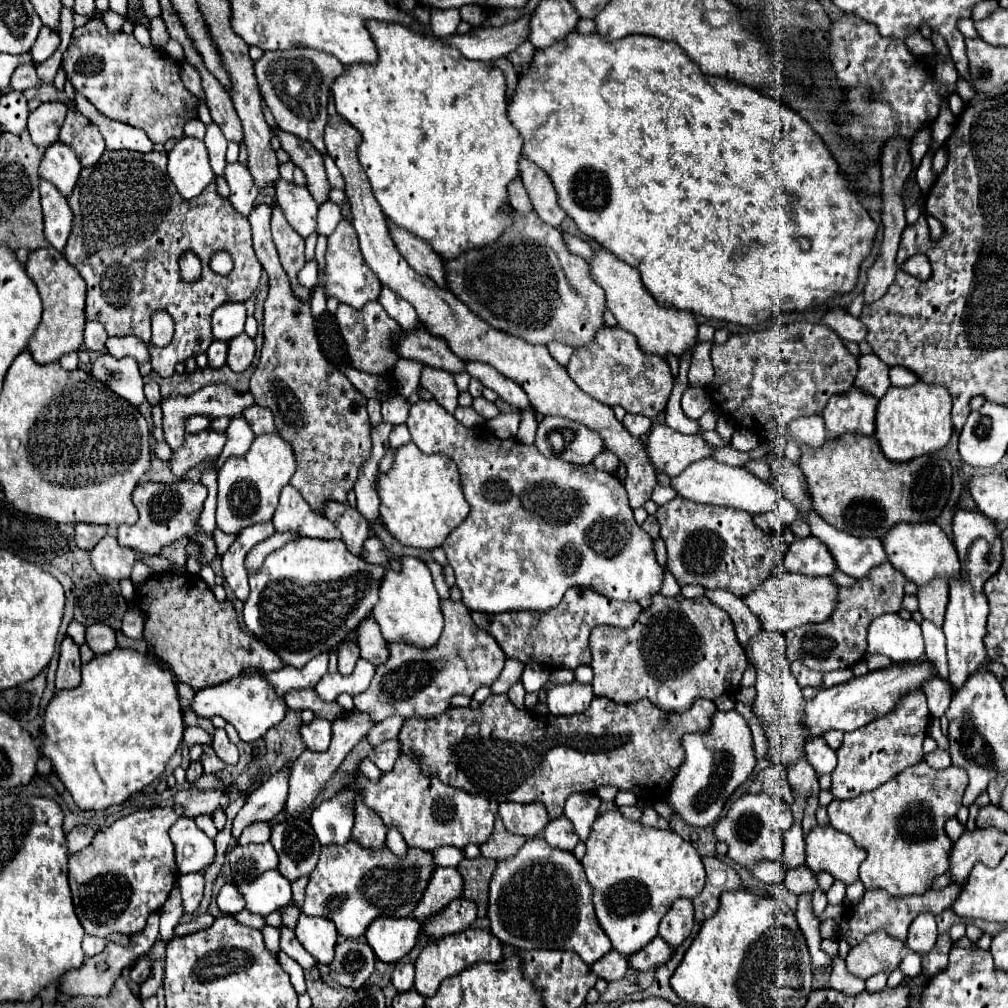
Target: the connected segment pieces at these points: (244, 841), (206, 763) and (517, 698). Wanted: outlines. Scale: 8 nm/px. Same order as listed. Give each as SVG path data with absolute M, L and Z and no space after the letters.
M254 823L250 827L246 827L238 839L240 845L248 845L248 843L266 843L270 837L270 825L268 823Z
M204 745L204 753L200 757L200 763L202 763L206 775L216 775L216 773L220 773L224 769L224 763L218 759L212 745Z
M522 683L510 687L510 691L508 691L508 697L516 709L524 709L524 695L526 695L526 691L524 691Z

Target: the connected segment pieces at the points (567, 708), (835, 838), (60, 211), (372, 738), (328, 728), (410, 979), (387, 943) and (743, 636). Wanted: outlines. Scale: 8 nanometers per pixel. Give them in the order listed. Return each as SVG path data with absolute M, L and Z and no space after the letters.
M568 683L568 685L548 685L548 711L554 715L572 715L584 711L594 699L592 685Z
M832 825L814 827L806 835L806 865L814 873L828 871L834 879L852 885L858 879L858 867L864 859L866 849Z
M44 179L40 181L40 201L44 211L44 235L54 249L62 251L72 227L72 211L68 201Z
M398 715L388 717L386 721L374 725L374 729L368 733L368 741L372 745L378 745L378 743L384 743L388 739L398 739L398 733L400 733L402 725L404 725L402 717L398 717Z
M314 719L310 725L302 725L300 733L310 751L326 751L332 741L332 723L326 719Z
M396 963L394 973L392 973L392 983L400 993L410 991L414 985L414 965L412 963Z
M378 917L370 923L364 937L380 961L396 963L414 947L418 931L420 923L416 919Z
M706 589L706 595L714 605L718 605L720 609L724 609L730 615L730 619L736 627L740 645L746 645L754 635L758 635L762 631L758 617L748 609L748 605L740 597L734 597L732 593L726 593L726 591L712 591L712 589L710 591Z

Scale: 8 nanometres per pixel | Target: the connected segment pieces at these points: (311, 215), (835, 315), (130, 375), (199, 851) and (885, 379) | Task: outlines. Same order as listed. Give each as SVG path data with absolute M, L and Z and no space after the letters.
M278 179L276 185L276 201L282 207L288 223L306 239L316 231L316 211L318 203L312 199L306 187L298 187L292 181Z
M832 309L826 313L824 323L832 327L844 341L854 341L854 343L866 341L866 327L862 325L860 319L852 317L848 311Z
M104 353L92 363L92 377L136 407L144 401L142 375L138 371L138 363L132 357L116 359Z
M180 817L170 827L170 839L180 873L198 873L214 859L214 841L196 827L194 819Z
M862 355L858 359L858 365L860 369L854 381L856 389L866 391L876 399L882 399L890 387L890 377L888 377L890 367L884 361L880 361L876 355Z

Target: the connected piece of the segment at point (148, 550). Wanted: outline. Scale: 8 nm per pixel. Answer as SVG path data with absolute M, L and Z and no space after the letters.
M140 483L138 489L134 489L132 493L132 501L138 507L140 519L136 525L122 525L116 531L118 543L122 547L130 547L134 549L138 555L160 555L162 547L172 545L174 541L178 541L182 535L186 535L187 539L196 539L202 546L202 557L200 561L189 559L186 562L186 570L192 574L198 574L201 567L208 565L214 557L216 557L216 547L212 535L200 533L196 530L196 517L202 511L202 503L206 499L208 491L202 483L174 483L174 485L164 485L164 483Z

